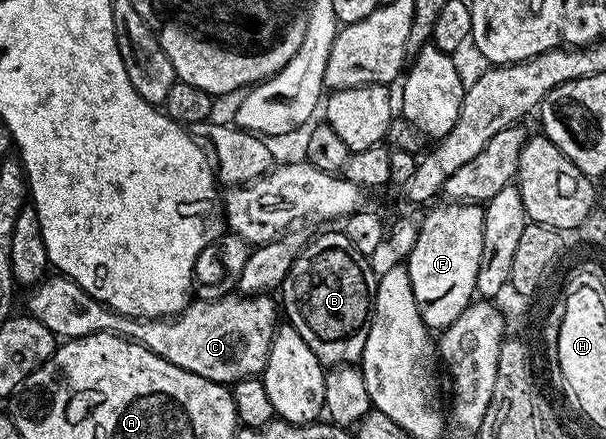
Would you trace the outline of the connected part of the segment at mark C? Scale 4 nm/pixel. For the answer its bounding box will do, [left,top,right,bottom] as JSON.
[25,277,280,385]

